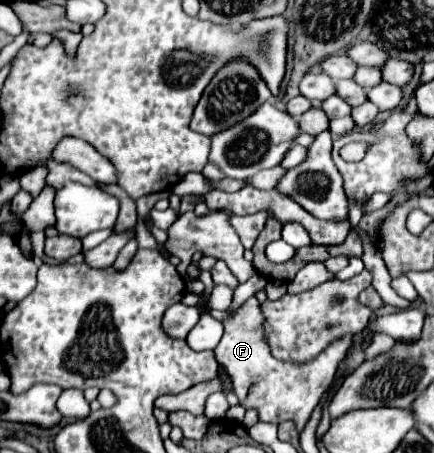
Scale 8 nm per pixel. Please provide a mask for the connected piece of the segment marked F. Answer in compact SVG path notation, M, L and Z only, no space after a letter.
M249 297L233 313L211 311L211 315L225 327L223 339L215 347L215 357L217 363L223 367L223 371L227 371L227 375L233 379L235 395L239 397L241 405L245 409L257 409L259 419L267 423L293 421L297 431L301 433L313 409L319 405L321 393L325 393L327 387L331 385L337 365L347 355L347 349L353 343L351 335L343 335L341 339L333 341L307 363L293 363L293 361L279 361L271 355L265 337L265 317L261 313L257 297Z

